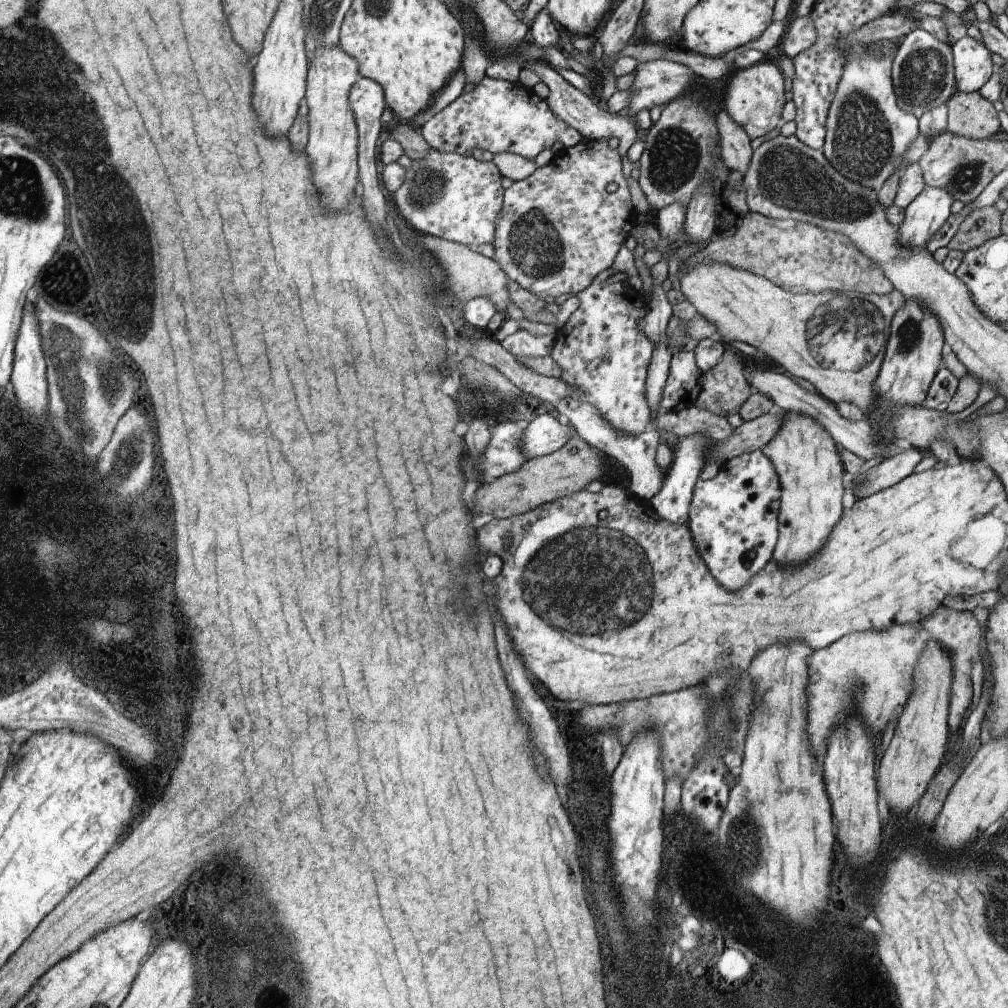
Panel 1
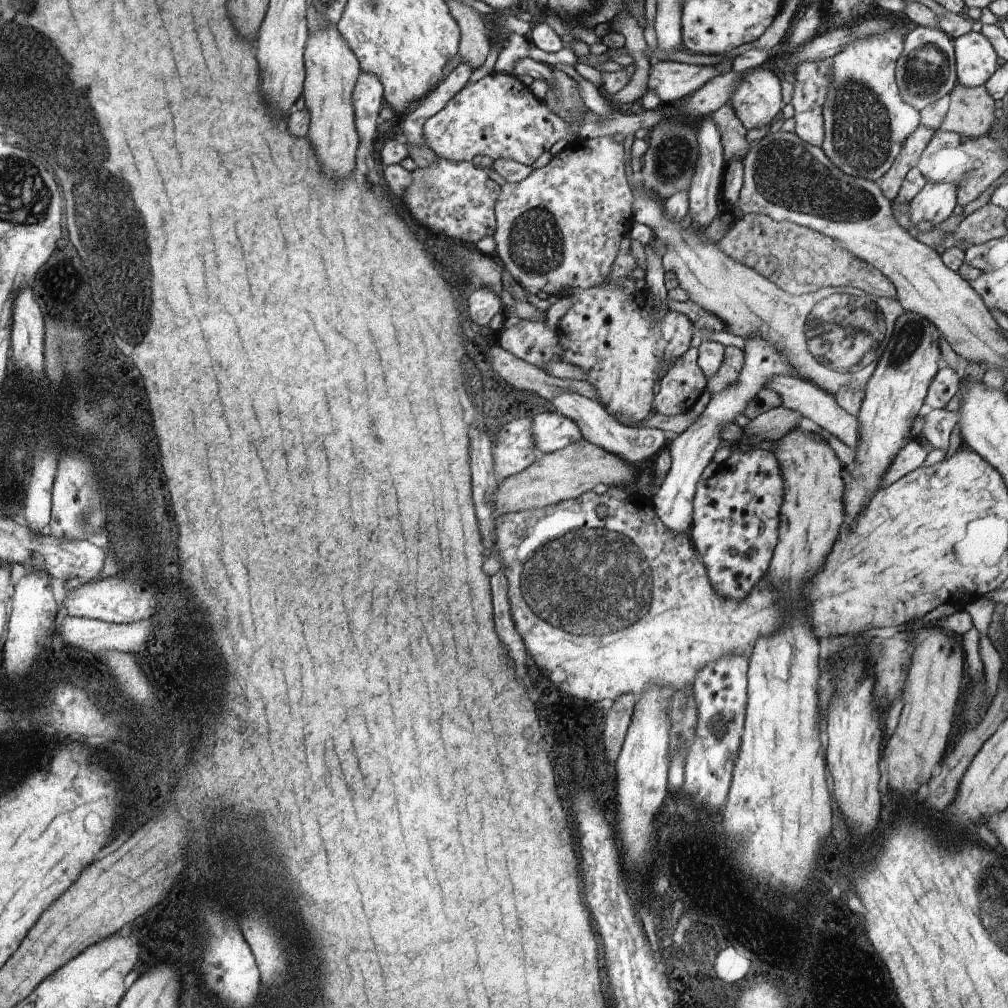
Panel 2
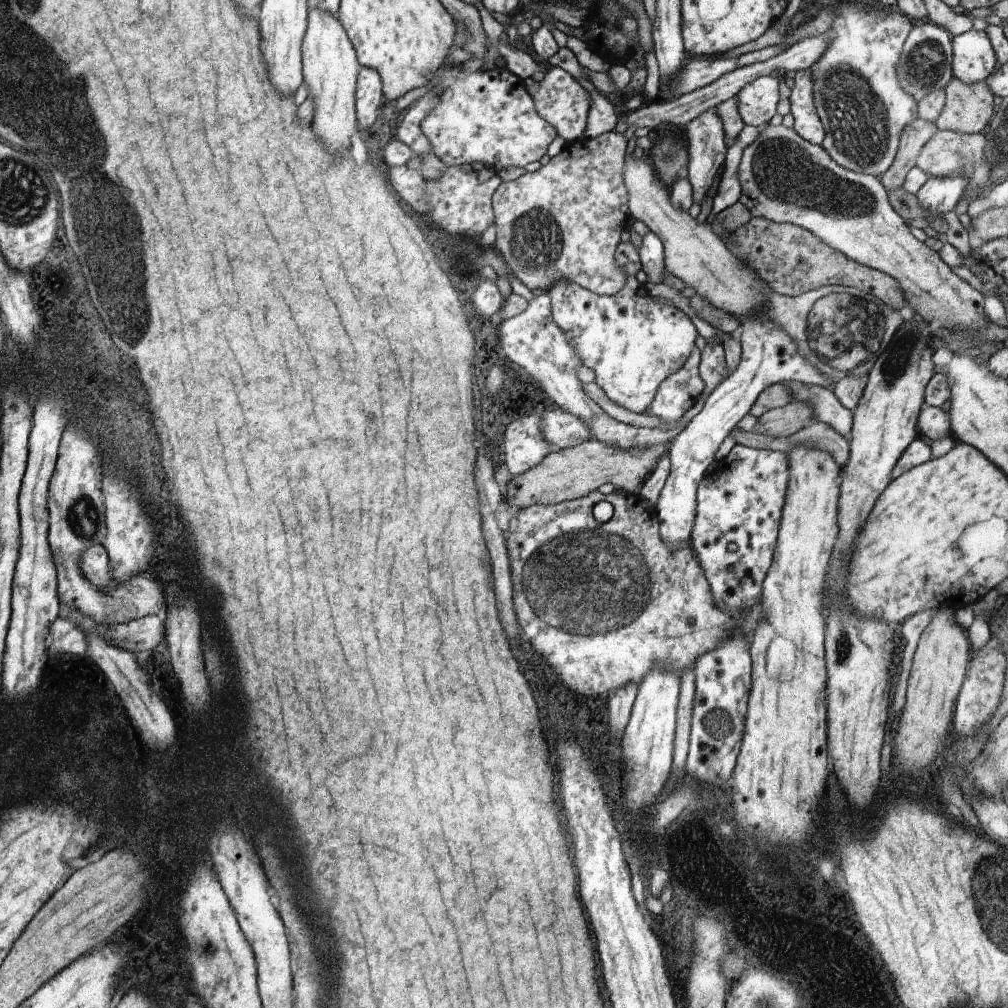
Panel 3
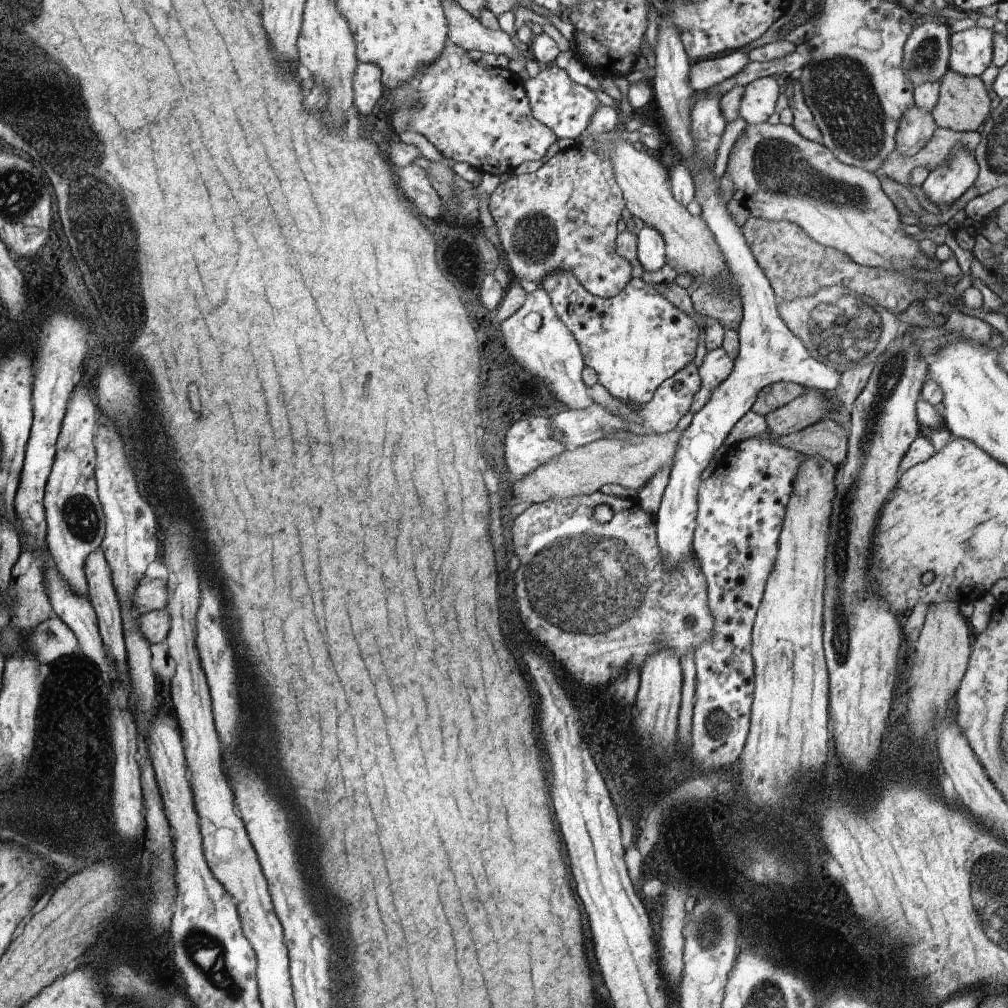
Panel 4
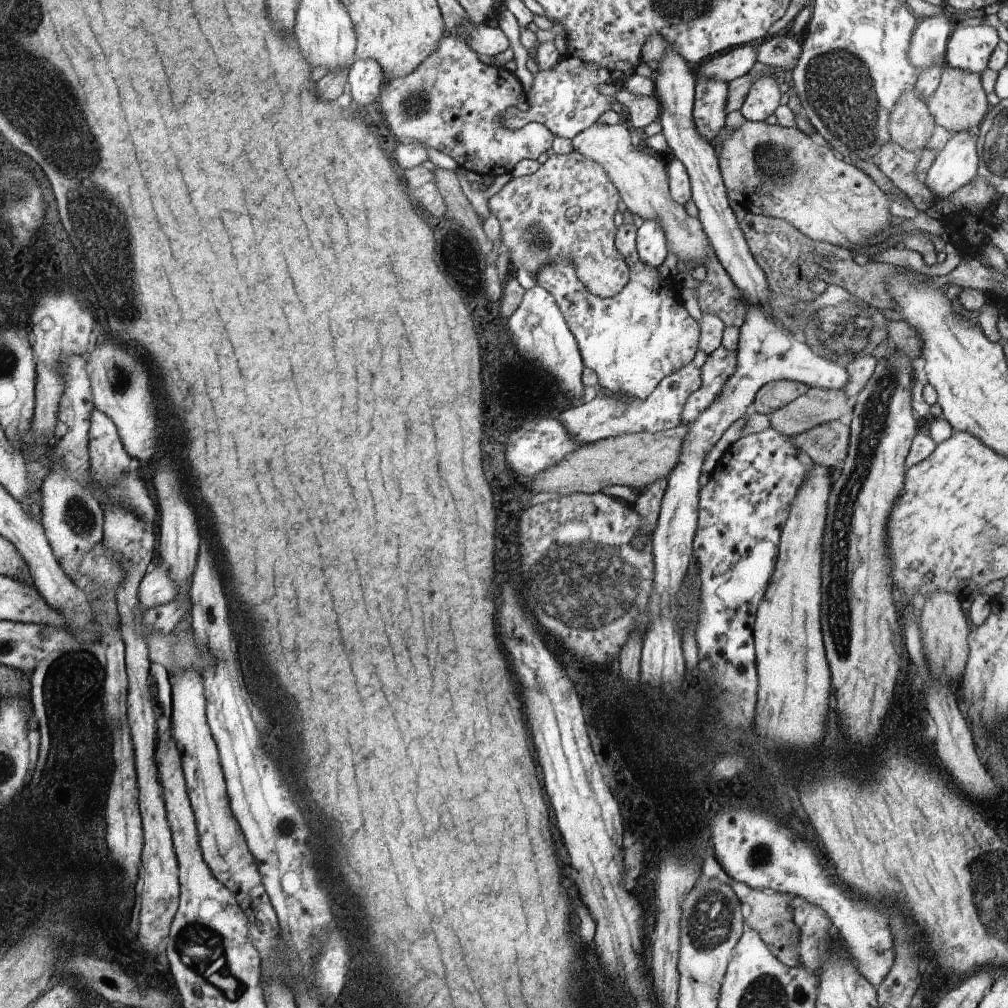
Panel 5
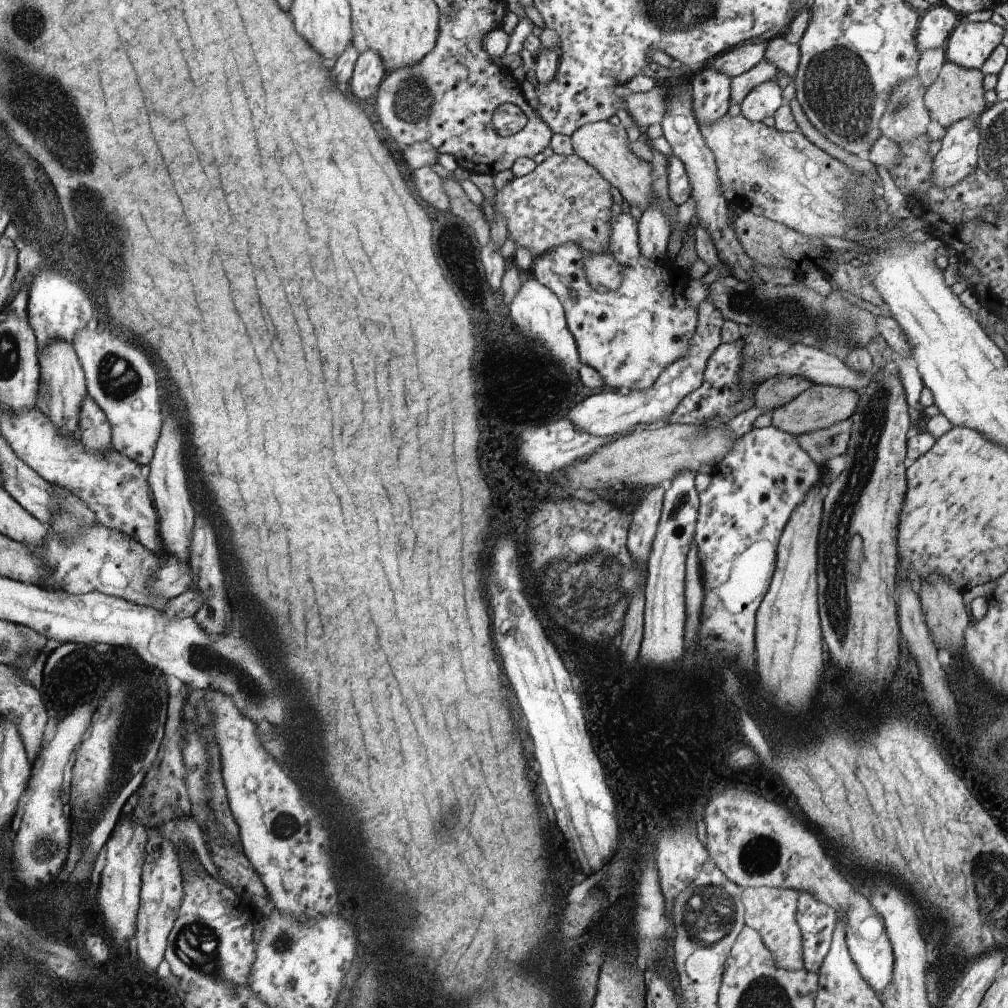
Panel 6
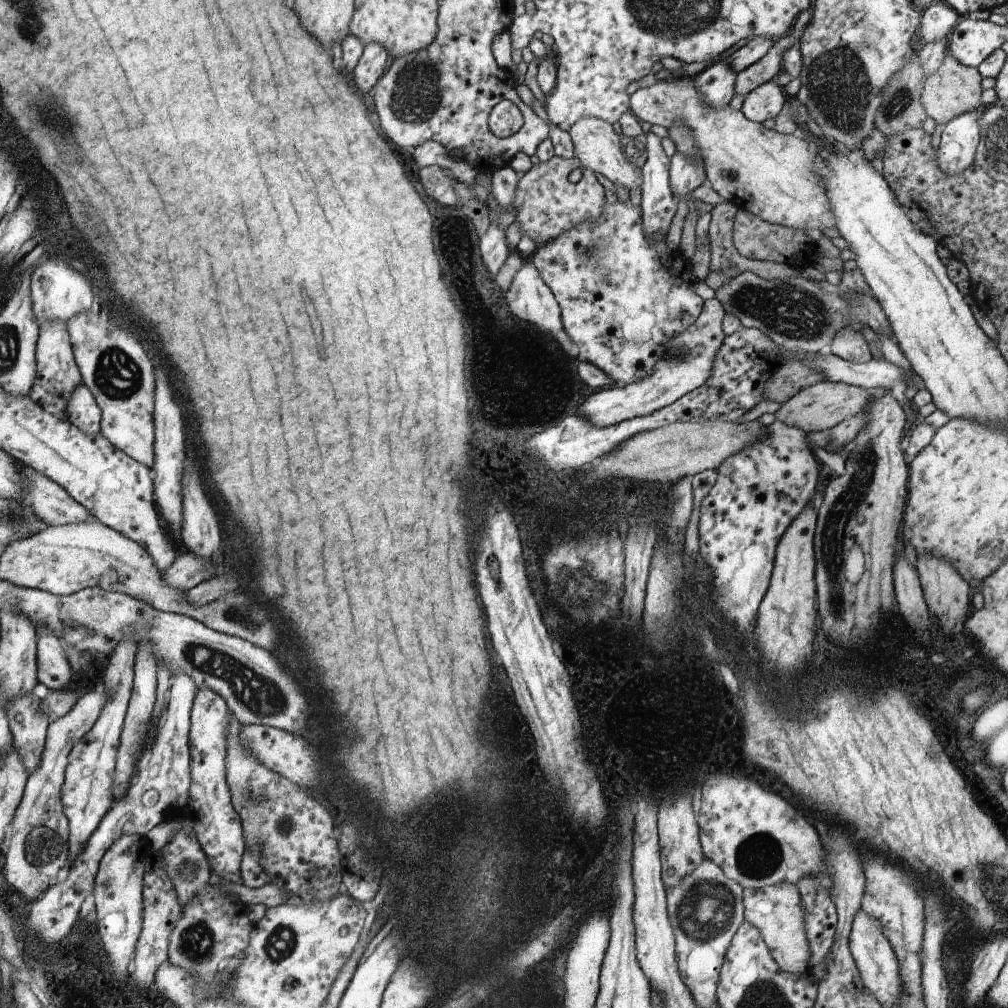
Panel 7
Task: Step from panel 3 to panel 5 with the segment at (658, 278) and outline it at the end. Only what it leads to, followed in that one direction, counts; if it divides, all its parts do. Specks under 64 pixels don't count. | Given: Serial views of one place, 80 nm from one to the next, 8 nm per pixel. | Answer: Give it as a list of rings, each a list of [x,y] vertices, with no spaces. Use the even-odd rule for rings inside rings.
[[[644,220],[637,228],[637,252],[640,260],[648,266],[659,268],[667,257],[667,239],[658,220]]]

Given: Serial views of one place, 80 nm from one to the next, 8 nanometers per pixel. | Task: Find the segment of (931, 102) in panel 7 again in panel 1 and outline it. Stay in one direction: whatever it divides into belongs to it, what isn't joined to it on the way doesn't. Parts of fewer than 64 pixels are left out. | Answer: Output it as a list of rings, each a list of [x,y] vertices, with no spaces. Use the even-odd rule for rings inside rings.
[[[957,91],[948,101],[946,131],[970,139],[1001,137],[998,112],[980,92]]]

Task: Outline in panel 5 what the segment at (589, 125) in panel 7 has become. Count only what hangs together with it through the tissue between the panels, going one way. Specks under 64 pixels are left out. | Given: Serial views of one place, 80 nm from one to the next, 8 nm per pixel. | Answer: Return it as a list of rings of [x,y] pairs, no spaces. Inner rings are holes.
[[[596,123],[572,138],[573,150],[600,164],[606,170],[606,174],[621,195],[623,207],[630,209],[632,214],[637,214],[644,220],[652,218],[660,222],[666,234],[667,253],[676,254],[678,260],[686,260],[695,267],[701,264],[705,266],[708,246],[711,245],[700,220],[692,218],[686,213],[684,205],[672,200],[667,168],[662,160],[656,160],[654,156],[636,150],[631,144],[630,134],[631,128],[627,124],[618,123],[609,126]]]

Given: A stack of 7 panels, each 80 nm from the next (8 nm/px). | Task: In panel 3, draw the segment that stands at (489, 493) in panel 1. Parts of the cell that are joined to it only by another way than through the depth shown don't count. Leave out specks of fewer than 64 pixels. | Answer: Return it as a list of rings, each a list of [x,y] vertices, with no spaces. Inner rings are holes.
[[[590,439],[575,447],[554,450],[548,453],[536,466],[512,477],[507,484],[505,500],[515,510],[534,505],[555,505],[575,498],[582,498],[589,492],[597,491],[602,484],[610,482],[616,490],[637,496],[660,458],[669,456],[671,440],[645,449],[624,450],[611,447],[602,441]]]

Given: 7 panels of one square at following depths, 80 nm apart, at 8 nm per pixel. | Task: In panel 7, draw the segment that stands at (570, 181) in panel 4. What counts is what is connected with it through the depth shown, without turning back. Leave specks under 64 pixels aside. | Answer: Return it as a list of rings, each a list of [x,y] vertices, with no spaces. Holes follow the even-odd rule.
[[[554,156],[548,162],[534,165],[518,180],[512,209],[516,210],[516,221],[522,237],[530,236],[540,246],[572,230],[580,222],[596,222],[606,202],[605,182],[599,176],[583,168],[577,157],[568,160]],[[576,170],[582,170],[582,178],[578,182],[570,182],[570,173]]]

